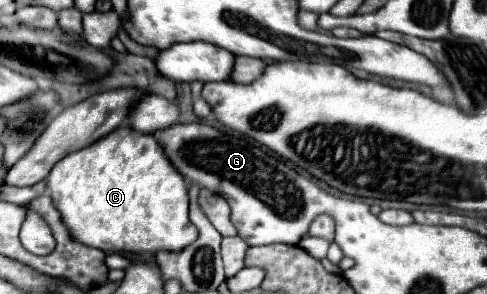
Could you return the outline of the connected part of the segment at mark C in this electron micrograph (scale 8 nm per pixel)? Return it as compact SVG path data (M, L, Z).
M127 126L59 160L47 176L47 194L67 222L71 236L103 252L177 252L197 238L195 226L189 222L183 176L167 160L155 136L139 134Z

